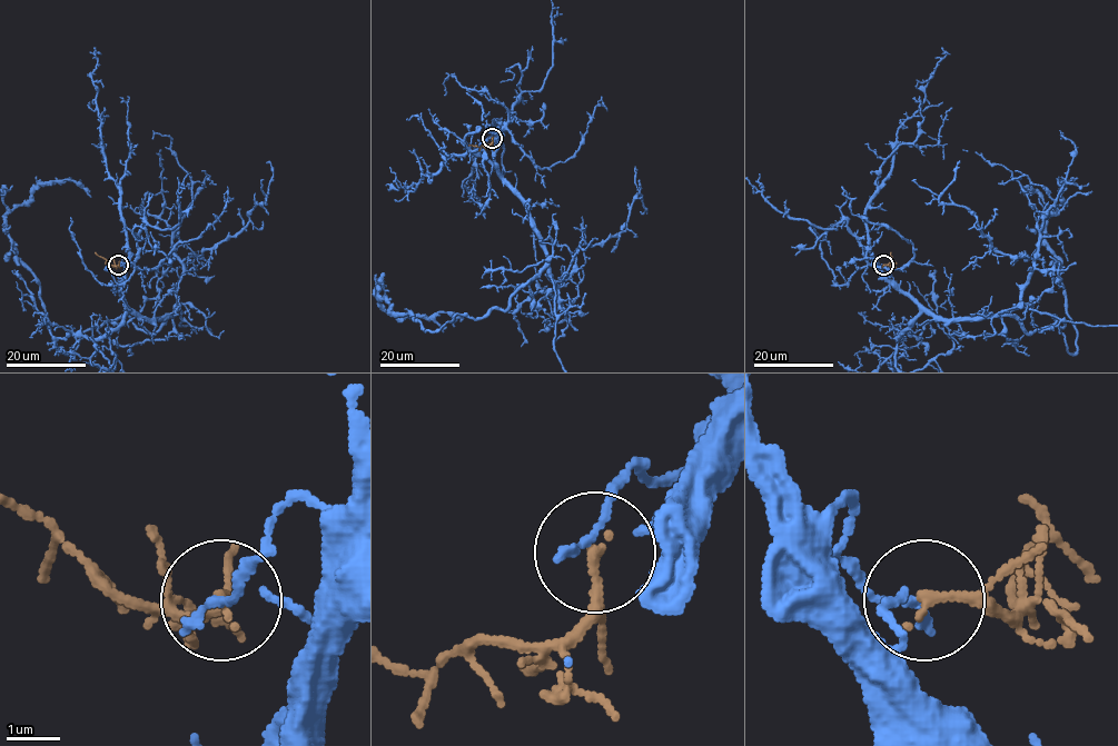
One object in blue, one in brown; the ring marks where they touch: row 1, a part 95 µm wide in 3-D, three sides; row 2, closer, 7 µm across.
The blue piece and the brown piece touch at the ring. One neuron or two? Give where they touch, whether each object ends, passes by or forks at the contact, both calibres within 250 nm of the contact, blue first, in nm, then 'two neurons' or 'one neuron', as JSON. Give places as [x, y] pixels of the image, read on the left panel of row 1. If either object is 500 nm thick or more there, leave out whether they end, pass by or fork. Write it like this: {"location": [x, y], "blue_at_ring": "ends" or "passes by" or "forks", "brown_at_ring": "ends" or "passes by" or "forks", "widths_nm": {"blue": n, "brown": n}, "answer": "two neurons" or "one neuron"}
{"location": [118, 265], "blue_at_ring": "ends", "brown_at_ring": "passes by", "widths_nm": {"blue": 140, "brown": 150}, "answer": "two neurons"}

